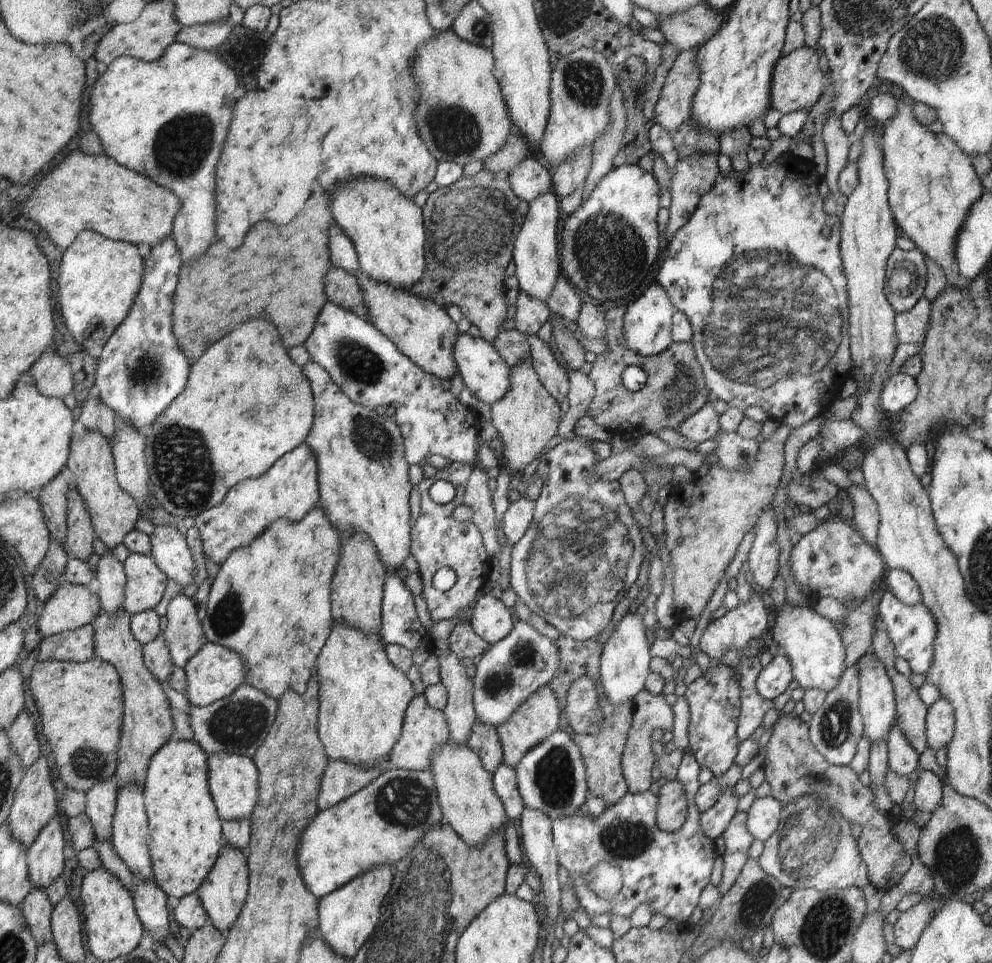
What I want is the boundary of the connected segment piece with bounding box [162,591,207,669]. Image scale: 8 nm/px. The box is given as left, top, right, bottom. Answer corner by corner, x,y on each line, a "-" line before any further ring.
182,591
167,606
168,625
162,632
173,664
185,668
186,663
207,642
202,623
196,616
195,604

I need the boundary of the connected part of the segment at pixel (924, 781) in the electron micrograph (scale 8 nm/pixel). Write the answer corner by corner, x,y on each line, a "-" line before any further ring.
920,770
914,786
914,808
917,812
934,812
941,805
942,780
932,771

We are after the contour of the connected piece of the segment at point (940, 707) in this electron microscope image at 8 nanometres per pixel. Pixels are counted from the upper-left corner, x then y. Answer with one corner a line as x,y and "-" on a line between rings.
942,696
927,709
925,718
927,741
929,747
937,751
952,740
955,729
955,712
952,703

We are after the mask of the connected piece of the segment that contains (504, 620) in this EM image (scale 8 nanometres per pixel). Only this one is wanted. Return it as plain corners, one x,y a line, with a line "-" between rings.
498,592
481,596
474,606
470,624
474,632
489,645
494,645
514,628
512,611
503,603

